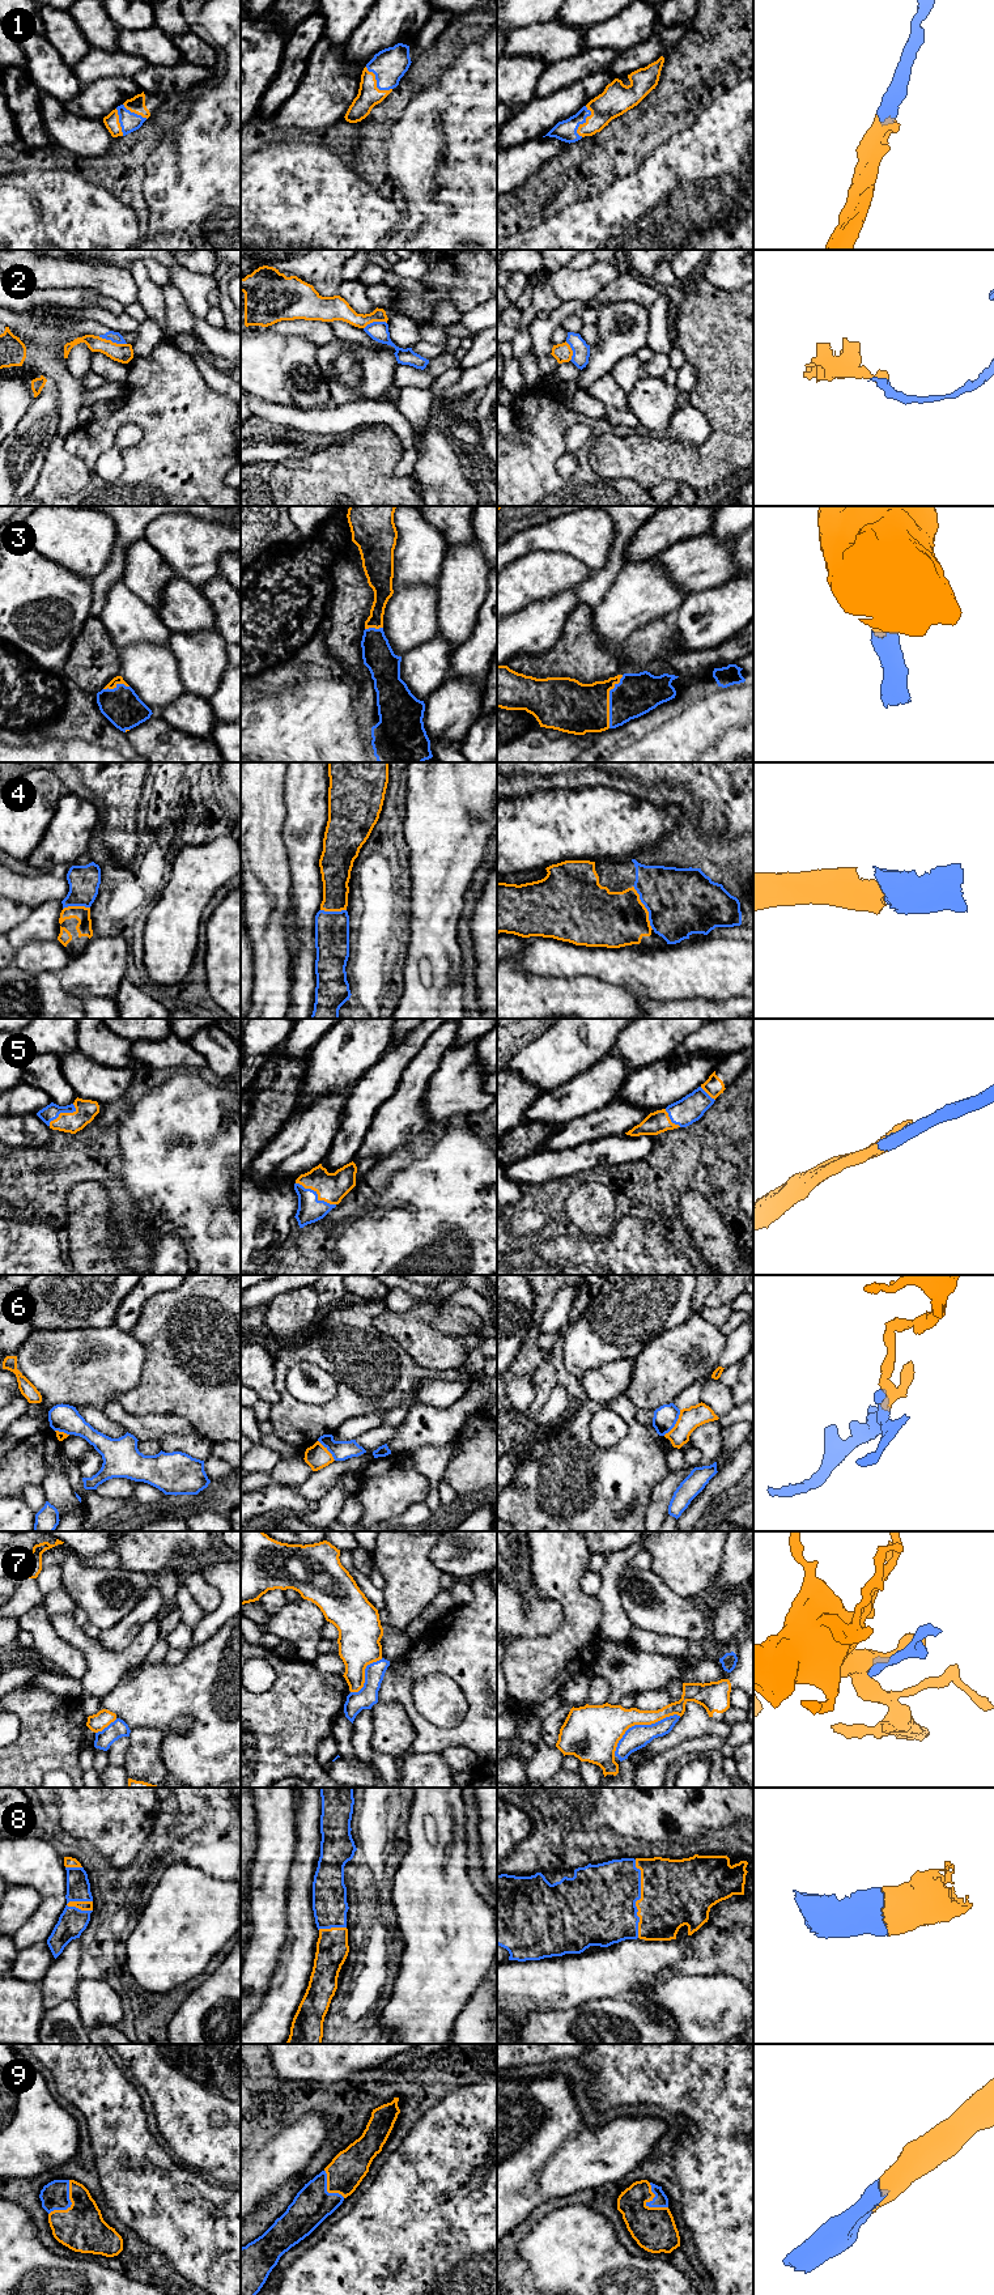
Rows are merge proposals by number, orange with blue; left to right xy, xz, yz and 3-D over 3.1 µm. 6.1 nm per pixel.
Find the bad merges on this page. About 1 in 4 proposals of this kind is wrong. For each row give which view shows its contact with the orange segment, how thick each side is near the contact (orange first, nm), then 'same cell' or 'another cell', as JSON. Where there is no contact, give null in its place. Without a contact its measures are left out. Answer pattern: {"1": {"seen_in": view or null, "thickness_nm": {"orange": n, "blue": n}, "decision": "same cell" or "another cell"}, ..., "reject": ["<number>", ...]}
{"1": {"seen_in": "yz", "thickness_nm": {"orange": 190, "blue": 130}, "decision": "same cell"}, "2": {"seen_in": "xy", "thickness_nm": {"orange": 120, "blue": 70}, "decision": "another cell"}, "3": {"seen_in": "yz", "thickness_nm": {"orange": 320, "blue": 260}, "decision": "same cell"}, "4": {"seen_in": "yz", "thickness_nm": {"orange": 340, "blue": 420}, "decision": "same cell"}, "5": {"seen_in": "xz", "thickness_nm": {"orange": 190, "blue": 160}, "decision": "same cell"}, "6": {"seen_in": "yz", "thickness_nm": {"orange": 140, "blue": 140}, "decision": "another cell"}, "7": {"seen_in": "yz", "thickness_nm": {"orange": 280, "blue": 140}, "decision": "another cell"}, "8": {"seen_in": "yz", "thickness_nm": {"orange": 420, "blue": 440}, "decision": "same cell"}, "9": {"seen_in": "xy", "thickness_nm": {"orange": 280, "blue": 180}, "decision": "same cell"}, "reject": ["2", "6", "7"]}

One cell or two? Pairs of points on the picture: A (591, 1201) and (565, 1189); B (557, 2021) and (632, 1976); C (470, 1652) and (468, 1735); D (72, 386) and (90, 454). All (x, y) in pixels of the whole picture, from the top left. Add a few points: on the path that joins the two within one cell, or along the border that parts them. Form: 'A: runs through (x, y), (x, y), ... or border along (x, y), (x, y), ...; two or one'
A: border along (589, 1181), (582, 1181), (573, 1190), (563, 1211); two
B: border along (624, 2000), (591, 1998), (564, 2011); two
C: runs through (478, 1673), (478, 1715); one
D: border along (80, 425), (64, 437); two

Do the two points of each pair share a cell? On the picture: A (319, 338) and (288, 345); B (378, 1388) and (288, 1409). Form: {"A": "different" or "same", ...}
{"A": "different", "B": "same"}

